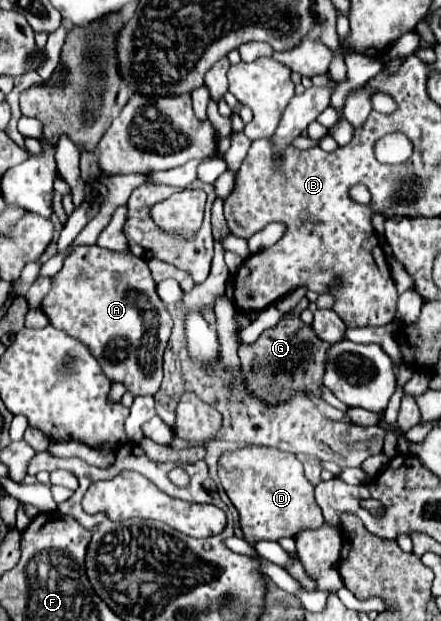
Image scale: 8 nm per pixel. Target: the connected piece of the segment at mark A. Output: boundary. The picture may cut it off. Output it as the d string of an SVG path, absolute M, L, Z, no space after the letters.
M100 246L76 248L64 260L62 270L52 278L52 288L42 302L42 312L48 316L50 324L88 344L112 382L124 382L126 390L136 396L154 396L158 392L162 382L162 354L172 332L172 318L162 300L158 300L156 284L142 258L134 256L130 250L110 252Z

